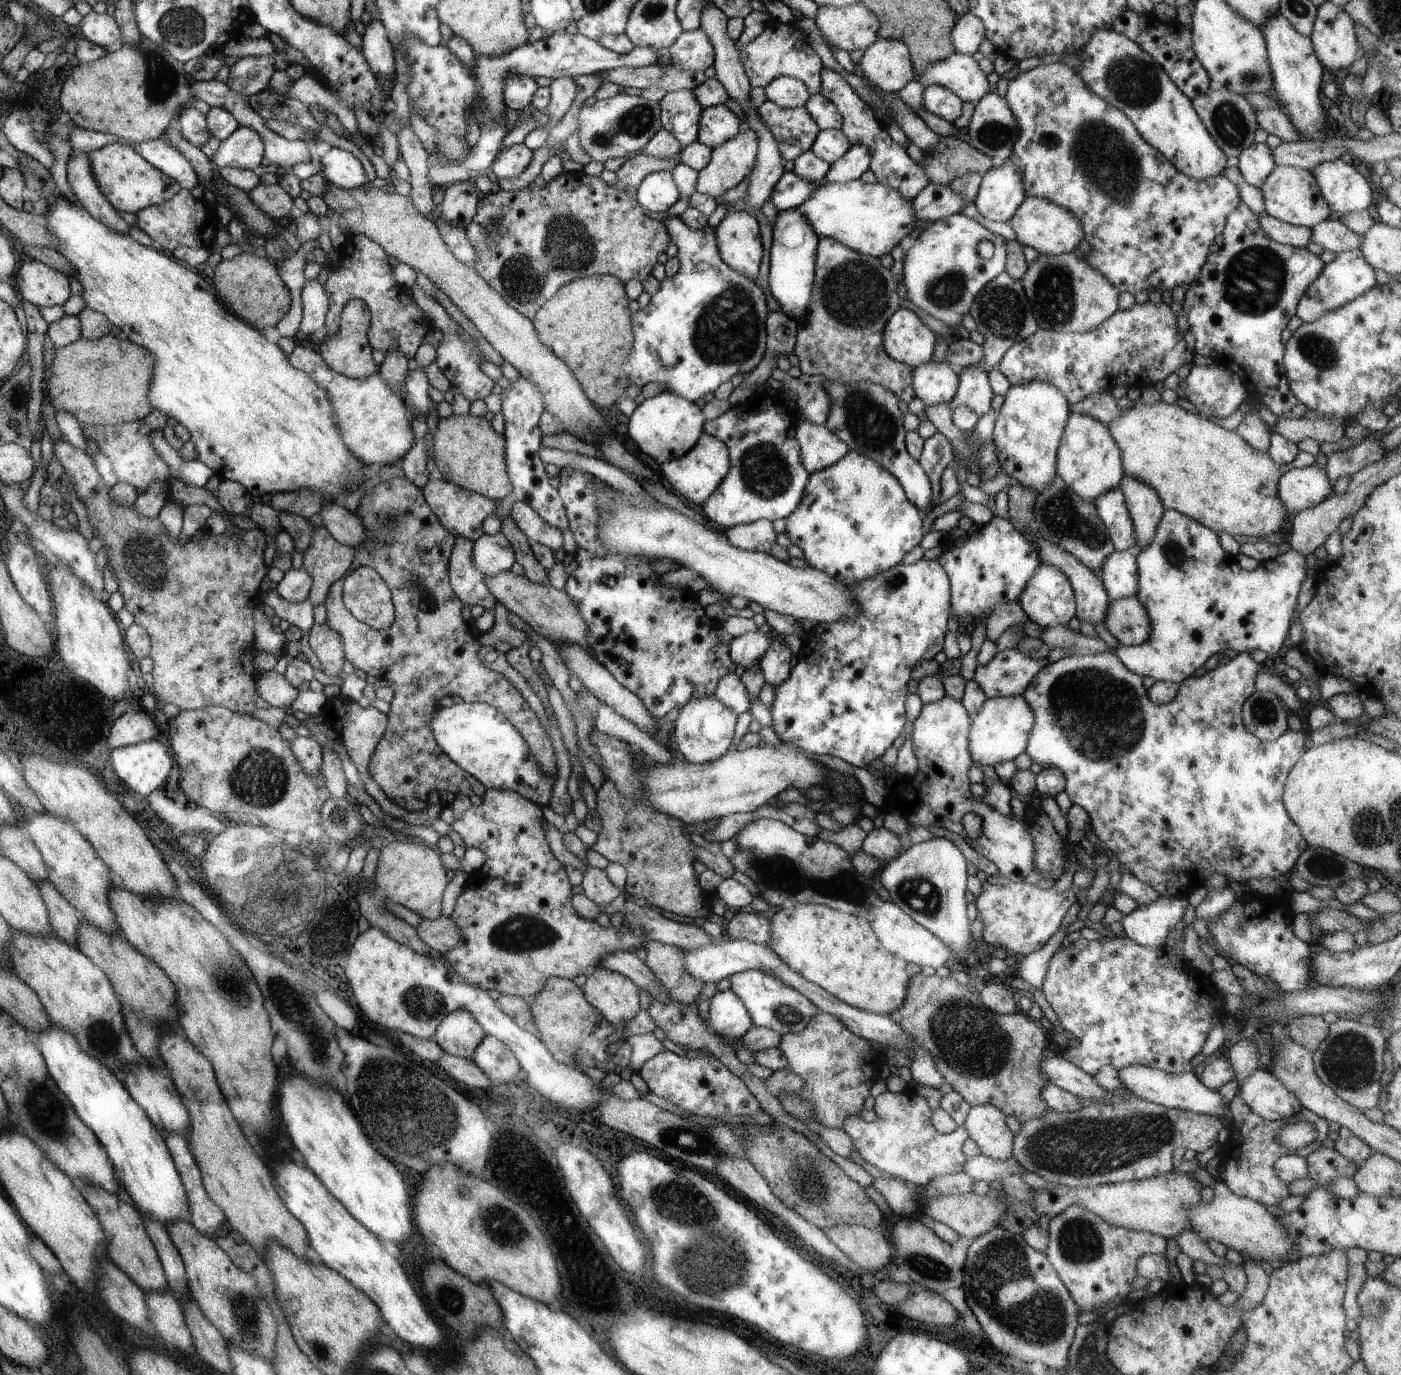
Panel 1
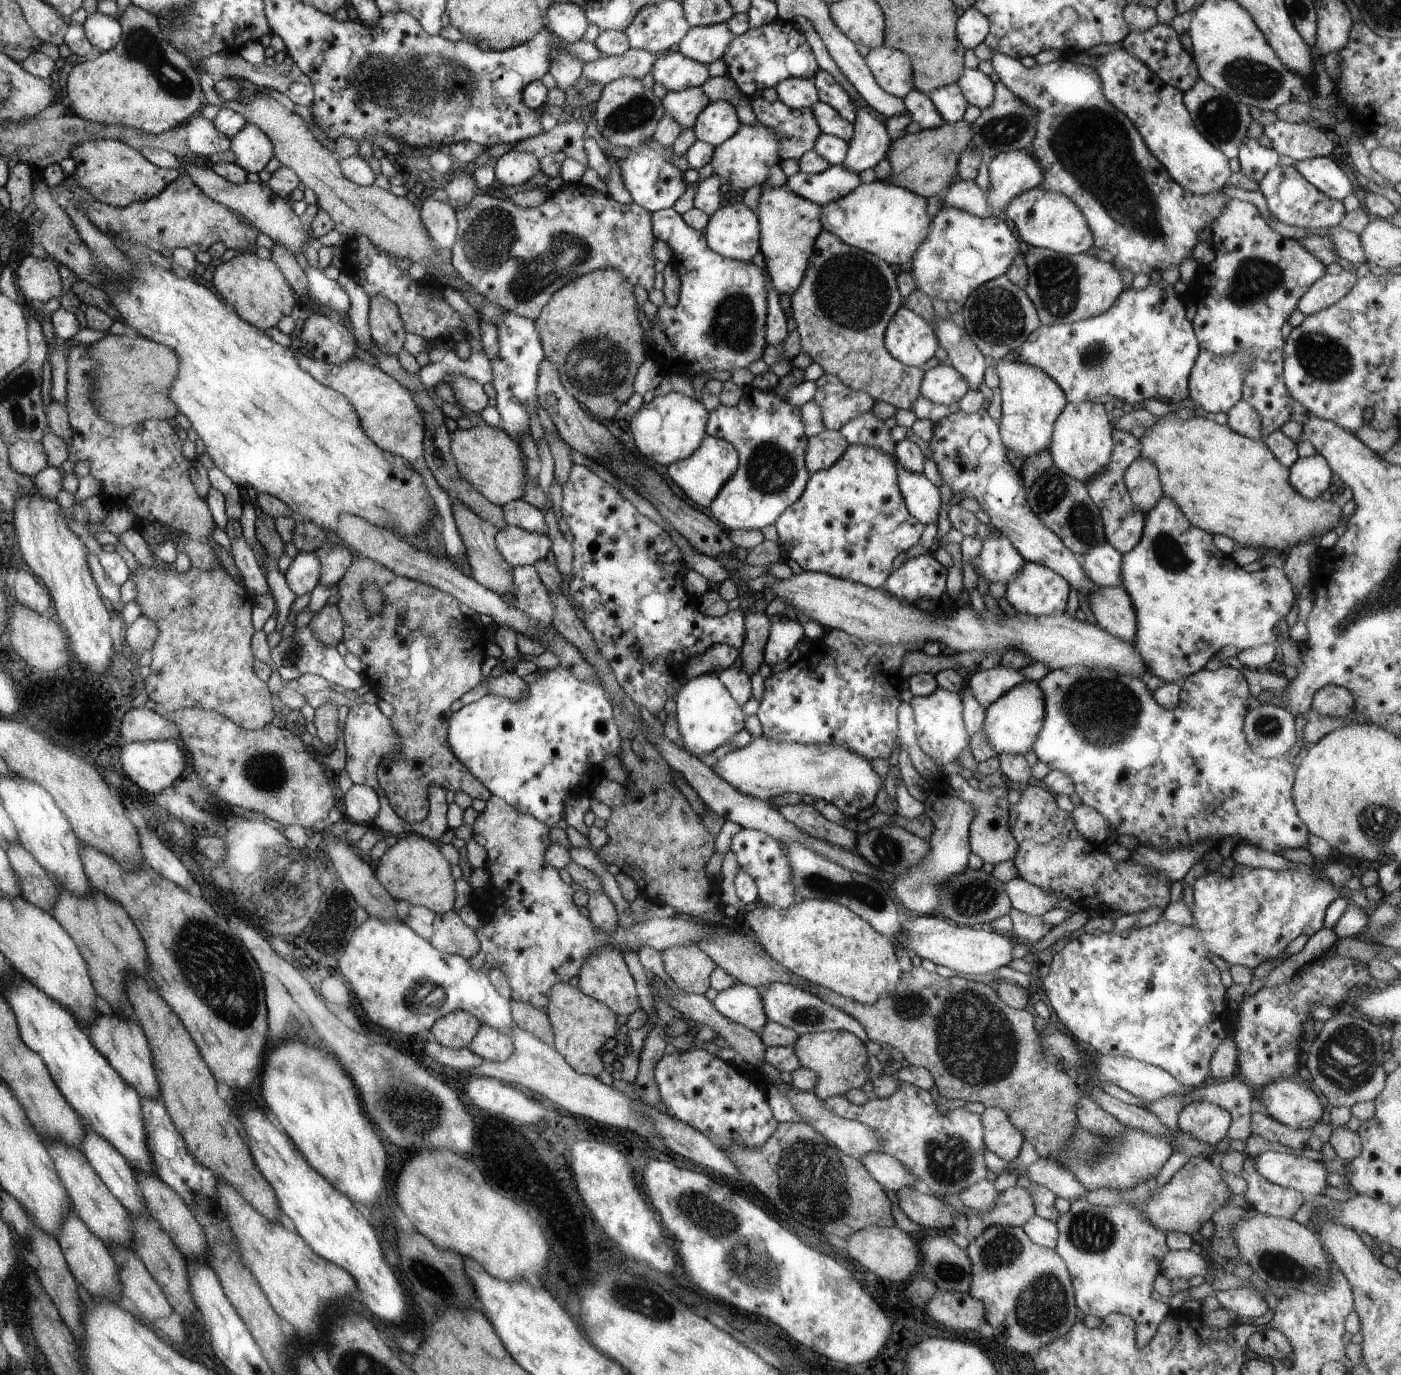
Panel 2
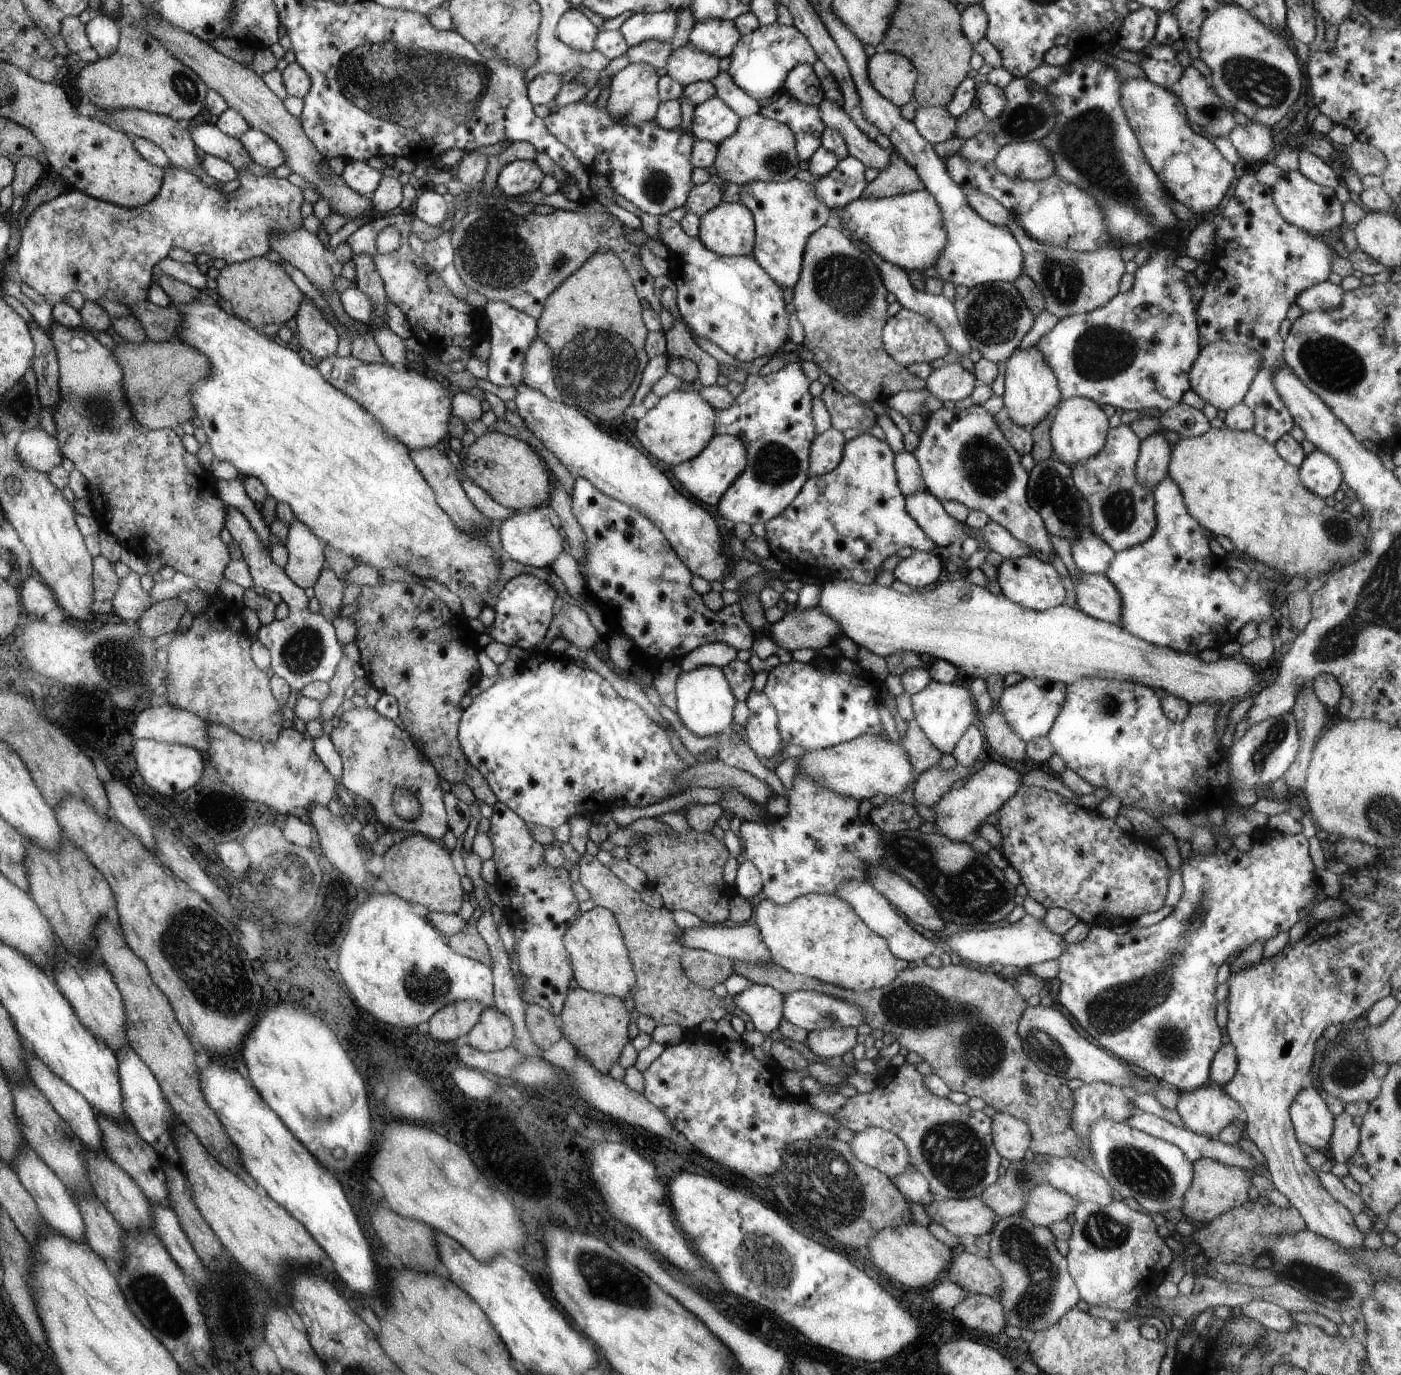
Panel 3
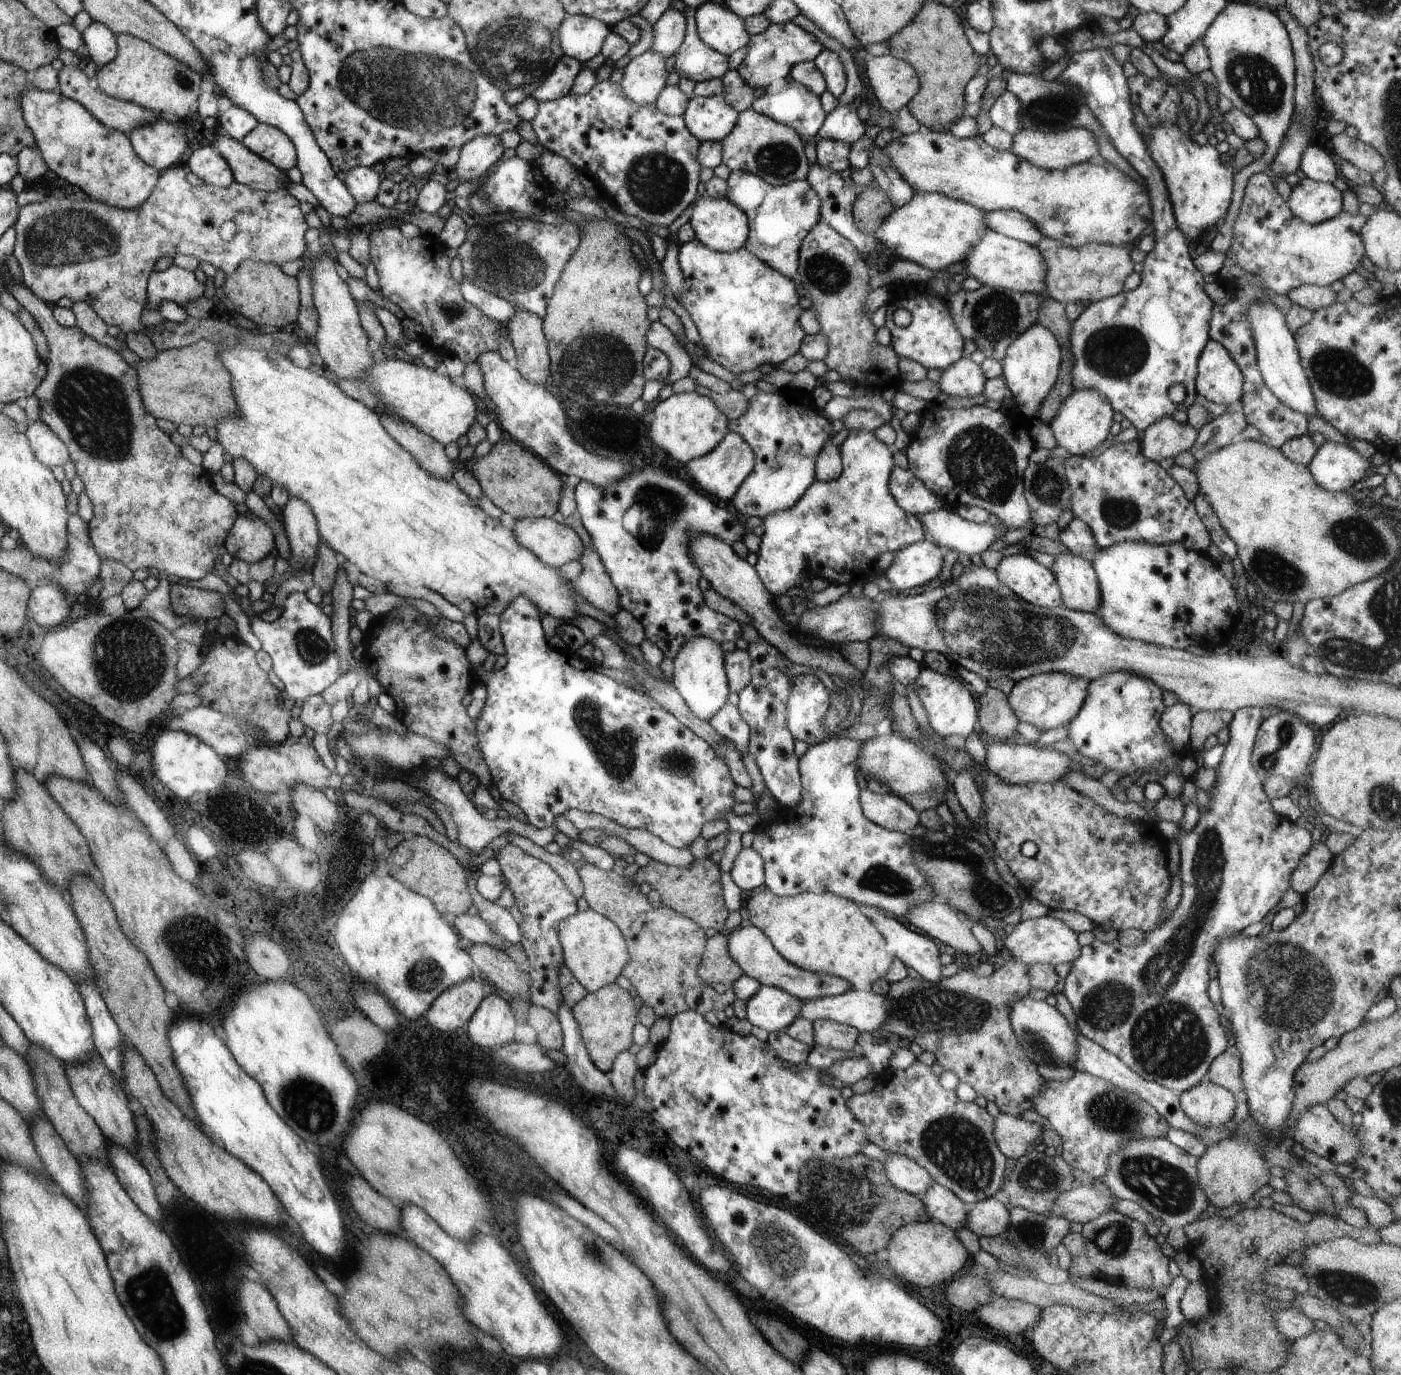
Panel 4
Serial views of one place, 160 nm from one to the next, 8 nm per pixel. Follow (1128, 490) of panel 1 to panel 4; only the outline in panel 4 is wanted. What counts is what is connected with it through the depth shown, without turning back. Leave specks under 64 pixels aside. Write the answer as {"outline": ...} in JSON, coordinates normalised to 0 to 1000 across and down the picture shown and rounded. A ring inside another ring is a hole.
{"outline":[[[837,302],[829,303],[817,312],[814,320],[815,330],[827,337],[830,333],[851,326],[854,316],[855,313],[847,307],[839,305]]]}

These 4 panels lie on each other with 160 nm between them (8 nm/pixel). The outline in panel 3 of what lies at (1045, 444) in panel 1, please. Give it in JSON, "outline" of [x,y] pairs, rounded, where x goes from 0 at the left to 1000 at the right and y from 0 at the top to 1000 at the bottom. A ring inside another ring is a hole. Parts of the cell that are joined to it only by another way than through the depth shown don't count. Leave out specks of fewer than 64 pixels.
{"outline":[[[739,251],[734,254],[725,254],[722,257],[718,263],[717,284],[715,289],[716,297],[726,309],[737,311],[744,304],[752,302],[757,292],[757,285],[752,268]]]}

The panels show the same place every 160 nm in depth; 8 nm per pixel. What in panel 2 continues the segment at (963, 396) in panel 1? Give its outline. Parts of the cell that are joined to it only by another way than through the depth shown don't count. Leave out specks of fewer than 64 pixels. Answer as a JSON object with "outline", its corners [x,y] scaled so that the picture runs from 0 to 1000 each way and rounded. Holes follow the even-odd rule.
{"outline":[[[667,230],[666,239],[670,251],[677,257],[677,265],[692,278],[692,283],[699,283],[702,278],[704,263],[700,254],[694,249],[688,238],[684,237],[678,231]]]}

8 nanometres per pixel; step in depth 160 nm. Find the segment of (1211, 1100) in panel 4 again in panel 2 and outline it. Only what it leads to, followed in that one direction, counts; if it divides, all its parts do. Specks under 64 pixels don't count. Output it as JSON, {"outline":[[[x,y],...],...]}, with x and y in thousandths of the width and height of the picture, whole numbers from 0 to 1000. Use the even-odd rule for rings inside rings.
{"outline":[[[852,801],[848,803],[841,814],[842,822],[867,834],[876,826],[878,817],[878,809],[864,801]]]}

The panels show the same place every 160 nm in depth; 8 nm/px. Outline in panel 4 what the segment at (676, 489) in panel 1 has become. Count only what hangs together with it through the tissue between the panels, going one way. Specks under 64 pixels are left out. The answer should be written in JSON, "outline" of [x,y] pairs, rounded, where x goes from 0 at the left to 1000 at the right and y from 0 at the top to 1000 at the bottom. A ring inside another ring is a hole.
{"outline":[[[520,314],[507,329],[490,336],[490,340],[491,345],[494,346],[495,351],[500,353],[500,356],[502,357],[502,359],[508,362],[522,364],[525,359],[527,358],[531,348],[534,348],[534,345],[537,343],[538,338],[538,328],[531,320],[530,316]]]}

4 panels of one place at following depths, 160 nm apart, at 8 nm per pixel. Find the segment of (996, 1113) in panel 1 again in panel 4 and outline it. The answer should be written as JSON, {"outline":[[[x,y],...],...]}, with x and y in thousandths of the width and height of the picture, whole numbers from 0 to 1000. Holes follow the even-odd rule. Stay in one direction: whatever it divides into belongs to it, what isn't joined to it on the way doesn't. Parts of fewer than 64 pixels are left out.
{"outline":[[[714,809],[710,812],[709,825],[714,838],[719,842],[727,844],[738,834],[744,820],[741,817],[728,812]]]}

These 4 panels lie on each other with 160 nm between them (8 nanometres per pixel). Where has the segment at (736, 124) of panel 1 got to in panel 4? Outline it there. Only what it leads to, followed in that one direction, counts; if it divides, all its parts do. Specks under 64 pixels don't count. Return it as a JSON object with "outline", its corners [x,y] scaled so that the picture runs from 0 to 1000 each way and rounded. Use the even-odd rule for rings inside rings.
{"outline":[[[515,68],[493,71],[487,84],[500,103],[515,103],[527,90],[527,81]]]}

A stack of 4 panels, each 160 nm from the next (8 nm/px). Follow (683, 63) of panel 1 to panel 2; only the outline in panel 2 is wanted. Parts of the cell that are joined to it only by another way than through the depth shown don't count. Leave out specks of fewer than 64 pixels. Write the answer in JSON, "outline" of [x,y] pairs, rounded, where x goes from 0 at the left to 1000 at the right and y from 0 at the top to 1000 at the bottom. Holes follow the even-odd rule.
{"outline":[[[518,17],[493,20],[484,36],[492,43],[506,47],[518,41],[524,29],[525,25]]]}

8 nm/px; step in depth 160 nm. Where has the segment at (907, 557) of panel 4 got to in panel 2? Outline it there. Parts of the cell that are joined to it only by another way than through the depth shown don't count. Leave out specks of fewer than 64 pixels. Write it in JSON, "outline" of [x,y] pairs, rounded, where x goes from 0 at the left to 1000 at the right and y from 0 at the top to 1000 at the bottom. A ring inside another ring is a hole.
{"outline":[[[662,401],[648,407],[637,415],[630,428],[647,440],[654,441],[652,437],[655,435],[664,435],[670,439],[675,429],[675,417],[676,413]]]}

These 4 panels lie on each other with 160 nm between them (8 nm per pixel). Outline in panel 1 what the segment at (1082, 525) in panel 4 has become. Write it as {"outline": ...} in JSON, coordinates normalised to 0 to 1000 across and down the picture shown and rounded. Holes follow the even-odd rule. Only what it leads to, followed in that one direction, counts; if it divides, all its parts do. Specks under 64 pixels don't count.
{"outline":[[[796,401],[789,406],[784,417],[792,437],[812,432],[812,410],[806,401]]]}

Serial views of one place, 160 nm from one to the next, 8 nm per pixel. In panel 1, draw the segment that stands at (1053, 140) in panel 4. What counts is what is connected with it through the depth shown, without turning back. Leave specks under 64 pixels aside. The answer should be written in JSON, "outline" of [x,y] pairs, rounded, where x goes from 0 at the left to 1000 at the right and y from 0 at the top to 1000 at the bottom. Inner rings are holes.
{"outline":[[[718,116],[704,124],[695,147],[705,160],[718,161],[724,157],[732,143],[728,124]]]}

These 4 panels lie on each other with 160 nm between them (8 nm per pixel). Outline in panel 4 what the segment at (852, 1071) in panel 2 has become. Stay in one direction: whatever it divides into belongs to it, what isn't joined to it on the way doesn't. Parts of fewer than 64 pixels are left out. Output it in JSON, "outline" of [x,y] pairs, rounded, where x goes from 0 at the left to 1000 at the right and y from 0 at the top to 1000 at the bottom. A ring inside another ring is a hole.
{"outline":[[[584,741],[580,743],[580,753],[582,759],[598,762],[598,764],[609,764],[614,753],[612,748],[592,742]]]}

